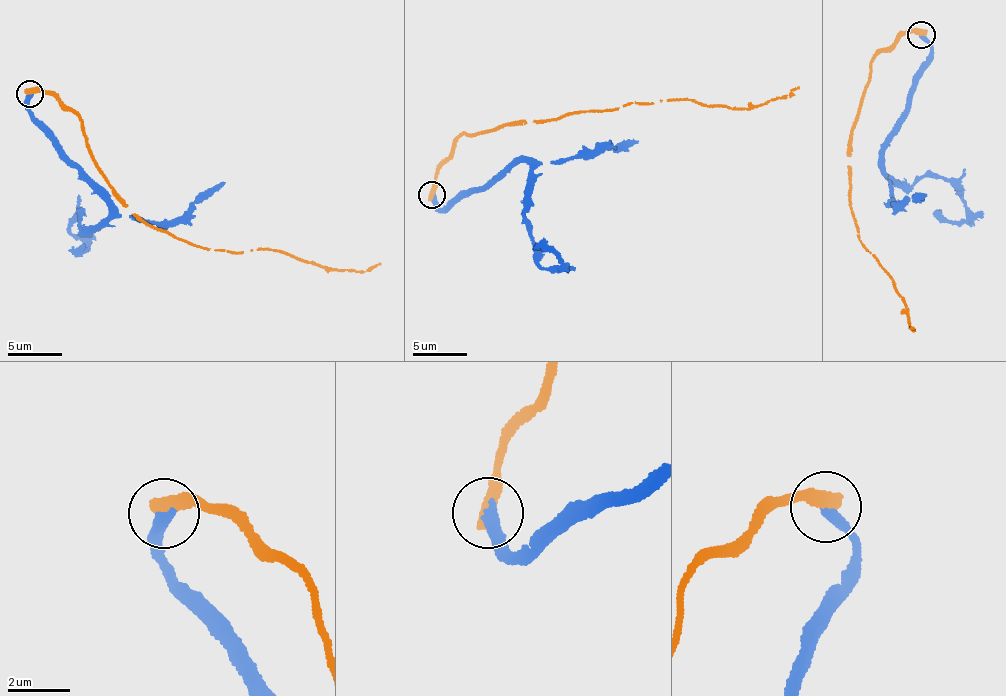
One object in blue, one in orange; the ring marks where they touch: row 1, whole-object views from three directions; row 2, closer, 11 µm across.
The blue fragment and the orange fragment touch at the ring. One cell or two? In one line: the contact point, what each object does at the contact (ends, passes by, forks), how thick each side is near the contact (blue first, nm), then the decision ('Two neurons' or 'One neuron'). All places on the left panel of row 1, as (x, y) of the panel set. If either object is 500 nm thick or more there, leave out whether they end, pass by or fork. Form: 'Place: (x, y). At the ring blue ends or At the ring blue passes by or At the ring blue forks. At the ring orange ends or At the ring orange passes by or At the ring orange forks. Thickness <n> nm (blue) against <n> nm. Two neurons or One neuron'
Place: (29, 94). At the ring blue ends. At the ring orange ends. Thickness 360 nm (blue) against 440 nm. Two neurons

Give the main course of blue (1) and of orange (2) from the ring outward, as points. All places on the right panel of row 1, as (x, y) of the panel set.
1: (922, 35), (930, 58), (883, 158), (888, 175), (910, 186), (943, 177), (967, 210), (956, 221), (937, 211)
2: (922, 35), (912, 32), (879, 50), (847, 166), (849, 201), (859, 239), (902, 296), (916, 330), (912, 327)

